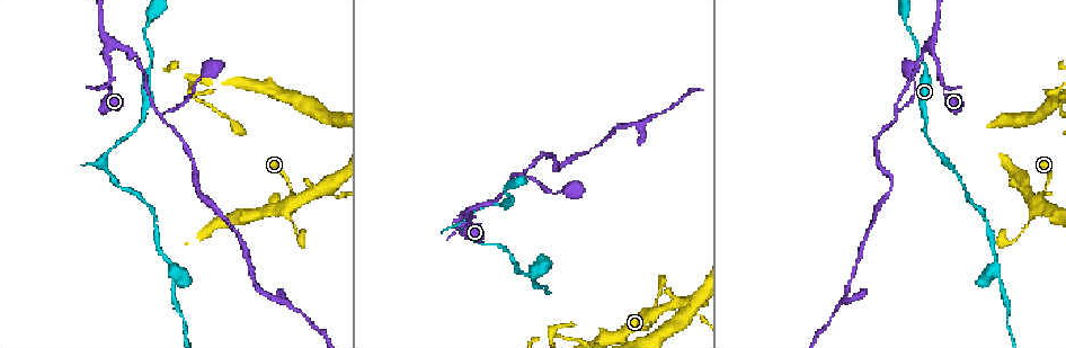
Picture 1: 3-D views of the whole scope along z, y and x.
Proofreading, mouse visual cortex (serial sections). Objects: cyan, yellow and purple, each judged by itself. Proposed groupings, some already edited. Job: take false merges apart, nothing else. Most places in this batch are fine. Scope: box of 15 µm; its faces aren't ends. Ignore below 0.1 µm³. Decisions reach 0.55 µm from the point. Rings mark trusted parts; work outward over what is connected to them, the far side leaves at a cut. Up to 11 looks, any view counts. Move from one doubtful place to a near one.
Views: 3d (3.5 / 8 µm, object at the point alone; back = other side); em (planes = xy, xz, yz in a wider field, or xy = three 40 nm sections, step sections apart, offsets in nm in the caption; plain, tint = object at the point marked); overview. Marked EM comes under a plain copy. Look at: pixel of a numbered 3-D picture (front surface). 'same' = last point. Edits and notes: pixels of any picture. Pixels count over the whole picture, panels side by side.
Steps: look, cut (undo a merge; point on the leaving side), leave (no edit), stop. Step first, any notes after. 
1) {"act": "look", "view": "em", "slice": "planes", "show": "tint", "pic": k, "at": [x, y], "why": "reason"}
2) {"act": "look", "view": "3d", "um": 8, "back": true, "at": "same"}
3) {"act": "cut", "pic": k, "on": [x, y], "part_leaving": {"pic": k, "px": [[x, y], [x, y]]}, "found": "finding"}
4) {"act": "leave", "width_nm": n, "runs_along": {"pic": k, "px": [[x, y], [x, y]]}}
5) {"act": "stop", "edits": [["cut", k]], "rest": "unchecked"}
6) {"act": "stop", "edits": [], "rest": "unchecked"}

{"act": "look", "view": "3d", "um": 3.5, "pic": 1, "at": [652, 316]}

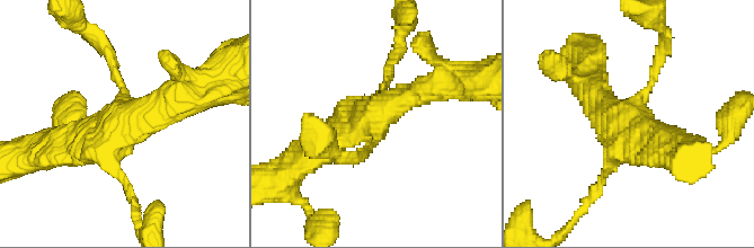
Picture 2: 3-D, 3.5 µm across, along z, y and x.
{"act": "look", "view": "em", "slice": "xy", "step": 5, "show": "tint", "pic": 2, "at": [628, 115], "arms": 4, "arm_widths_nm": [150, 300, 350, 450], "why": "shape alone is not enough"}

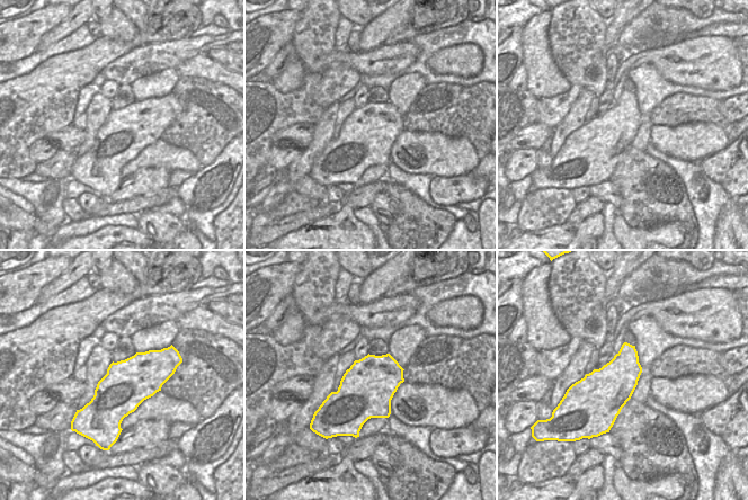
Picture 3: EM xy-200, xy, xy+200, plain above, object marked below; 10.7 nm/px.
{"act": "leave", "runs_along": {"pic": 2, "px": [[107, 53], [124, 108], [97, 147], [65, 147]]}, "found": "all the same cell"}

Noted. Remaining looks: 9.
{"act": "look", "view": "3d", "um": 8, "pic": 1, "at": [536, 276], "why": "thick turns thin"}

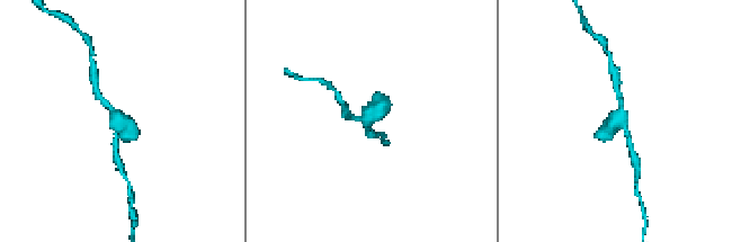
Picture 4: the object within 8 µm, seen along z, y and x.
{"act": "look", "view": "3d", "um": 3.5, "back": true, "pic": 4, "at": [118, 120]}

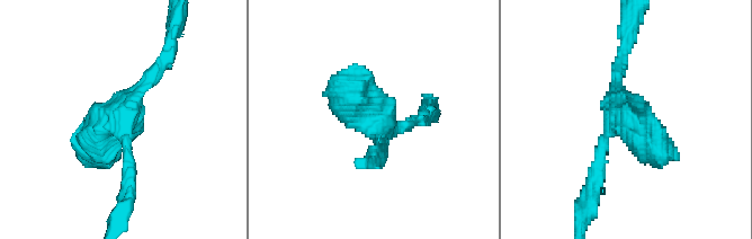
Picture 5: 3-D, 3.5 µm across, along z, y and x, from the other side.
{"act": "look", "view": "em", "slice": "xy", "step": 3, "show": "tint", "pic": 5, "at": [125, 117], "why": "now the EM"}

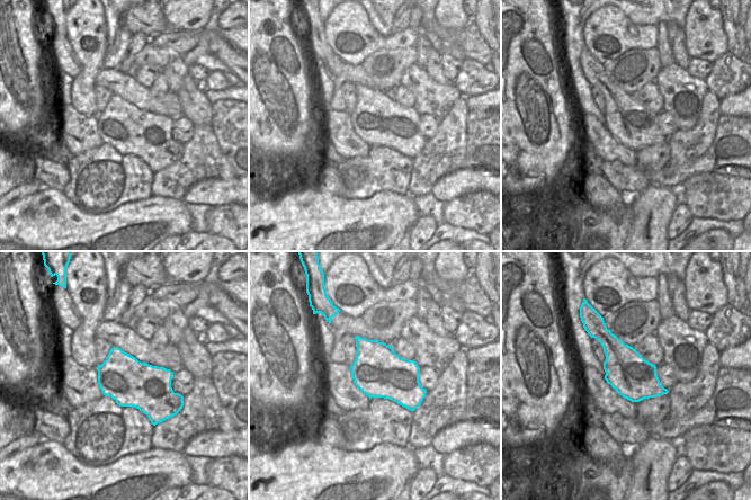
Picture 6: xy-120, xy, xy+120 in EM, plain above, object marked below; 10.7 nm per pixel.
{"act": "leave", "runs_along": {"pic": 5, "px": [[166, 54], [100, 134], [104, 155]]}, "found": "all the same cell"}

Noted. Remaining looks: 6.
{"act": "look", "view": "3d", "um": 3.5, "pic": 1, "at": [110, 49], "why": "sharp bend"}

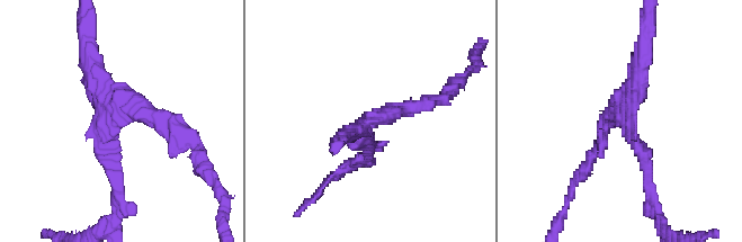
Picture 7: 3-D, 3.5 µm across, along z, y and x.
{"act": "look", "view": "em", "slice": "planes", "show": "tint", "pic": 7, "at": [625, 116], "why": "now the EM"}

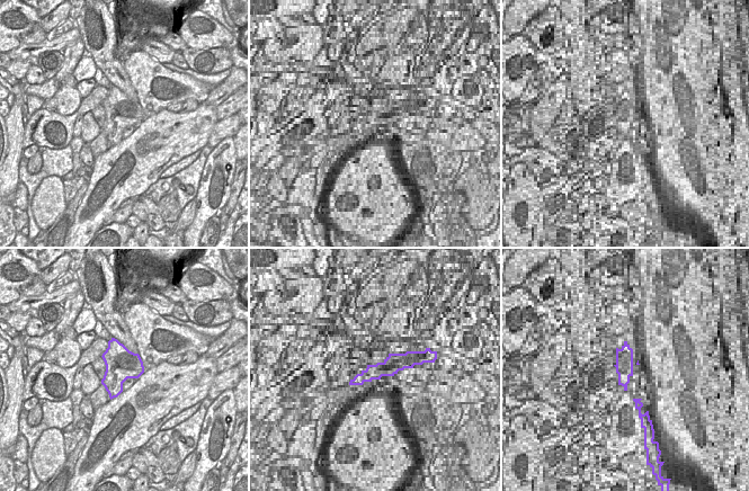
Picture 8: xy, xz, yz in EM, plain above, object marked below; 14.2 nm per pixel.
{"act": "leave", "runs_along": {"pic": 7, "px": [[116, 179], [103, 141], [123, 110], [181, 127]]}, "found": "continuous, no second cell"}

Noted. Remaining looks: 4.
{"act": "look", "view": "3d", "um": 3.5, "pic": 1, "at": [897, 117], "why": "side arm on a straight run"}

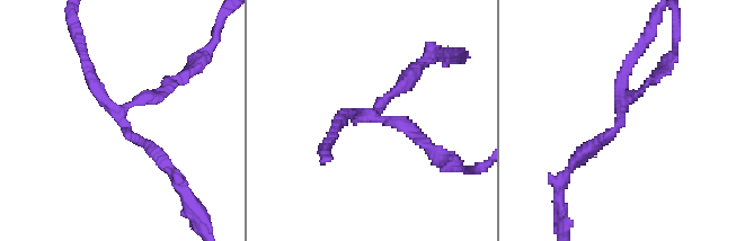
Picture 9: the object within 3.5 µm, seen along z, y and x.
{"act": "look", "view": "em", "slice": "xy", "step": 3, "show": "tint", "pic": 9, "at": [621, 107], "arms": 3, "arm_widths_nm": [150, 150, 150], "why": "need the tissue"}

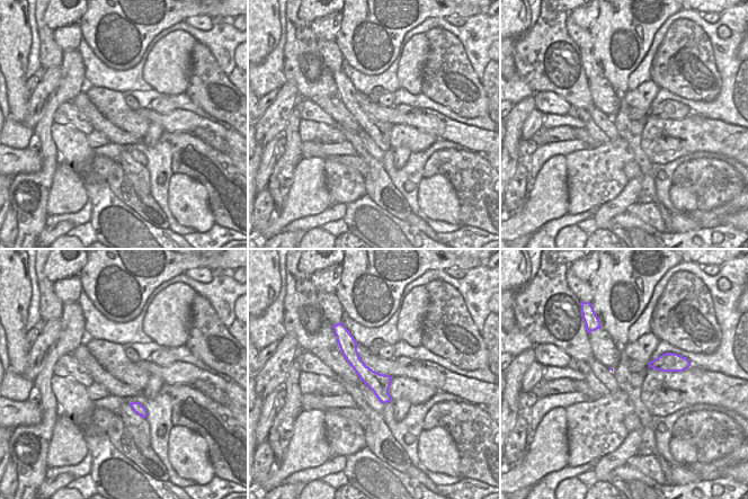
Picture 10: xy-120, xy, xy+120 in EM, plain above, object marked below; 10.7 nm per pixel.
{"act": "leave", "runs_along": {"pic": 10, "px": [[346, 336], [353, 358], [388, 399]]}, "found": "all the same cell"}

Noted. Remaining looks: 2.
{"act": "stop", "edits": [], "rest": "unchecked"}

